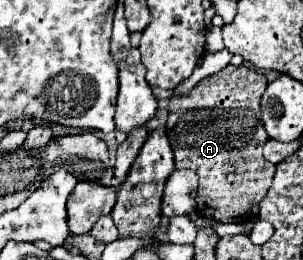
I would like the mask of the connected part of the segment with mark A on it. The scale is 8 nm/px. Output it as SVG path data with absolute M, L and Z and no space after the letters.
M226 66L222 72L200 80L190 94L170 98L168 116L168 138L176 156L176 168L190 168L198 174L200 186L196 196L196 210L200 216L216 222L248 222L258 216L260 202L266 196L276 166L262 156L262 146L268 140L266 130L260 122L260 96L264 94L268 82L264 74L248 66Z

